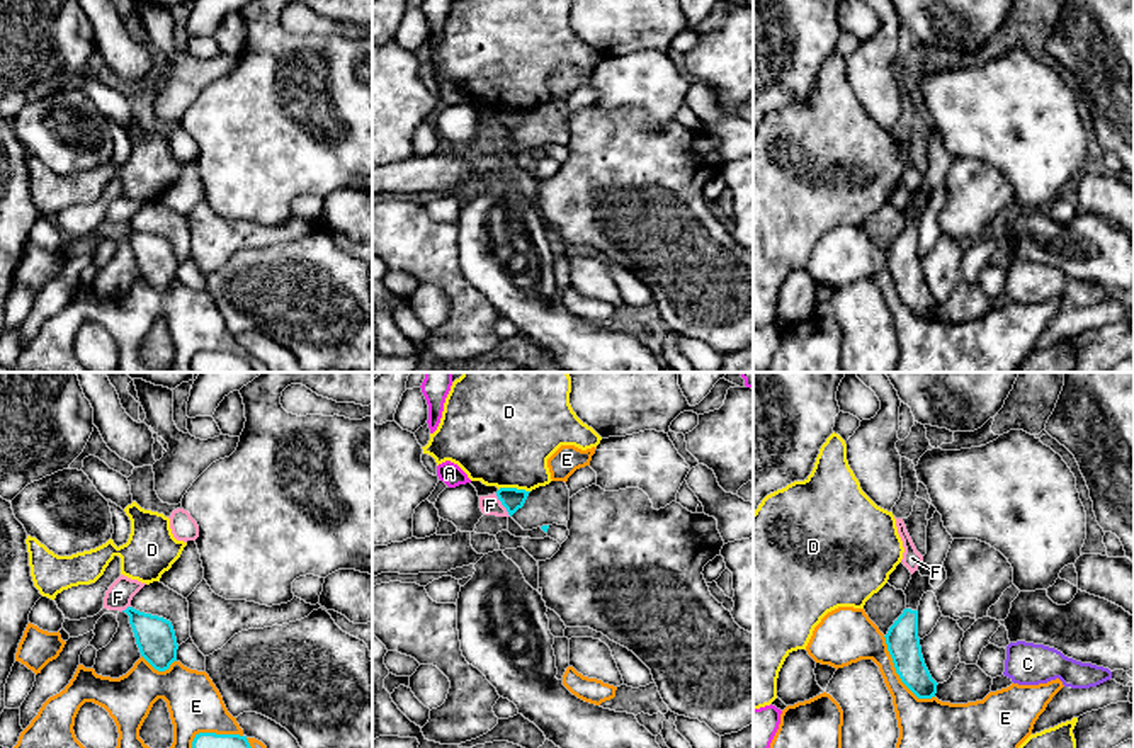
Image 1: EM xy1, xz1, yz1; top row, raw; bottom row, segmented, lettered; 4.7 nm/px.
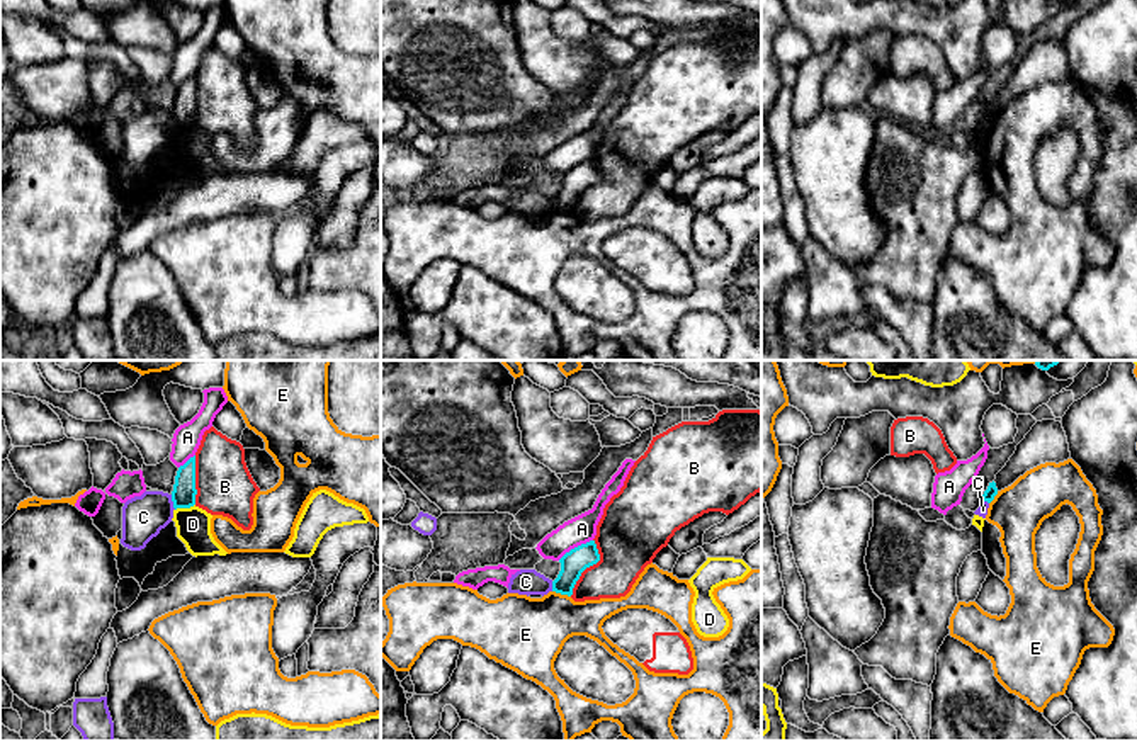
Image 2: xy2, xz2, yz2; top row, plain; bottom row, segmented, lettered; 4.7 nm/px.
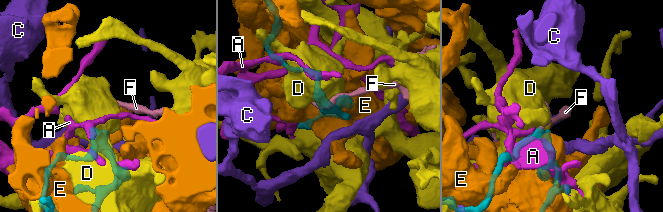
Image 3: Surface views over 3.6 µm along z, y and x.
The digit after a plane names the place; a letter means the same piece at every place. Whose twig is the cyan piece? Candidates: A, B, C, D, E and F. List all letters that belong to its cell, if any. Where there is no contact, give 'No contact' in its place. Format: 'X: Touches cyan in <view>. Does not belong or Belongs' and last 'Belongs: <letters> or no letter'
A: Touches cyan in xz2. Does not belong
B: Touches cyan in xz2. Does not belong
C: Touches cyan in xy2. Does not belong
D: Touches cyan in xz1. Does not belong
E: Touches cyan in yz1. Does not belong
F: Touches cyan in xz1. Does not belong
Belongs: no letter

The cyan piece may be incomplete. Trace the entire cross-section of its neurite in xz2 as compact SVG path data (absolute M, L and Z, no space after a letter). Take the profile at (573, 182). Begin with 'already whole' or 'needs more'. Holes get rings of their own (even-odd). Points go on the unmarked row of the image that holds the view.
already whole | M590 160L586 163L571 168L559 178L561 190L557 197L552 201L552 211L571 216L573 207L580 199L581 192L586 187L597 184L598 180L600 173L595 160Z

